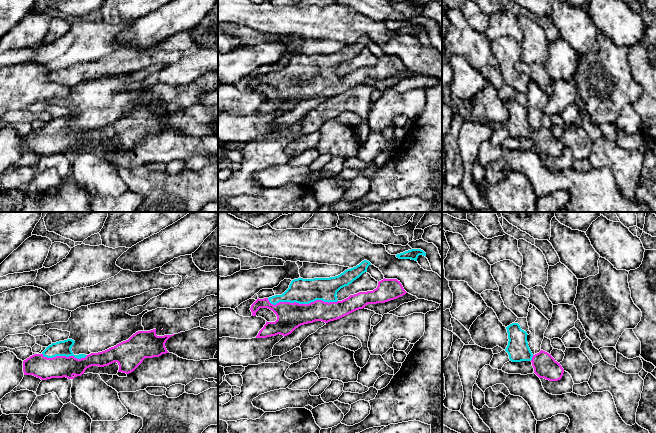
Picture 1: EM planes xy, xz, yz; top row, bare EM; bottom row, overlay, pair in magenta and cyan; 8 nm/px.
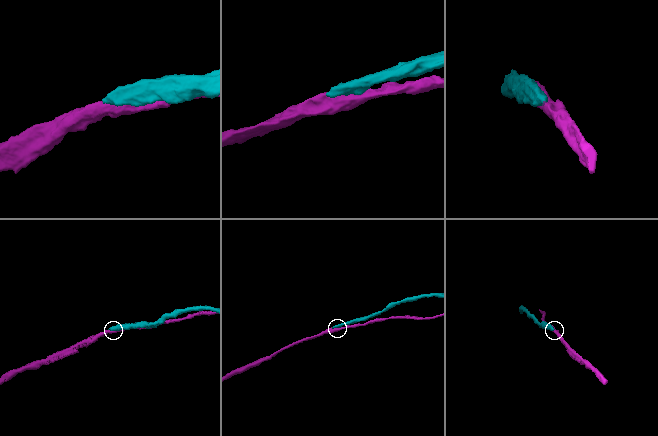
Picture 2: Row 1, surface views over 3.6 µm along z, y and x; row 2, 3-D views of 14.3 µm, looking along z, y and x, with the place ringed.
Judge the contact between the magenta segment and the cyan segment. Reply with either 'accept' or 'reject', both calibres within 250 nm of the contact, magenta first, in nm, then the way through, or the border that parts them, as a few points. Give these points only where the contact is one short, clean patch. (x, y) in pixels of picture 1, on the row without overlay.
accept; 220 nm thick on the magenta side, 200 nm on the other

